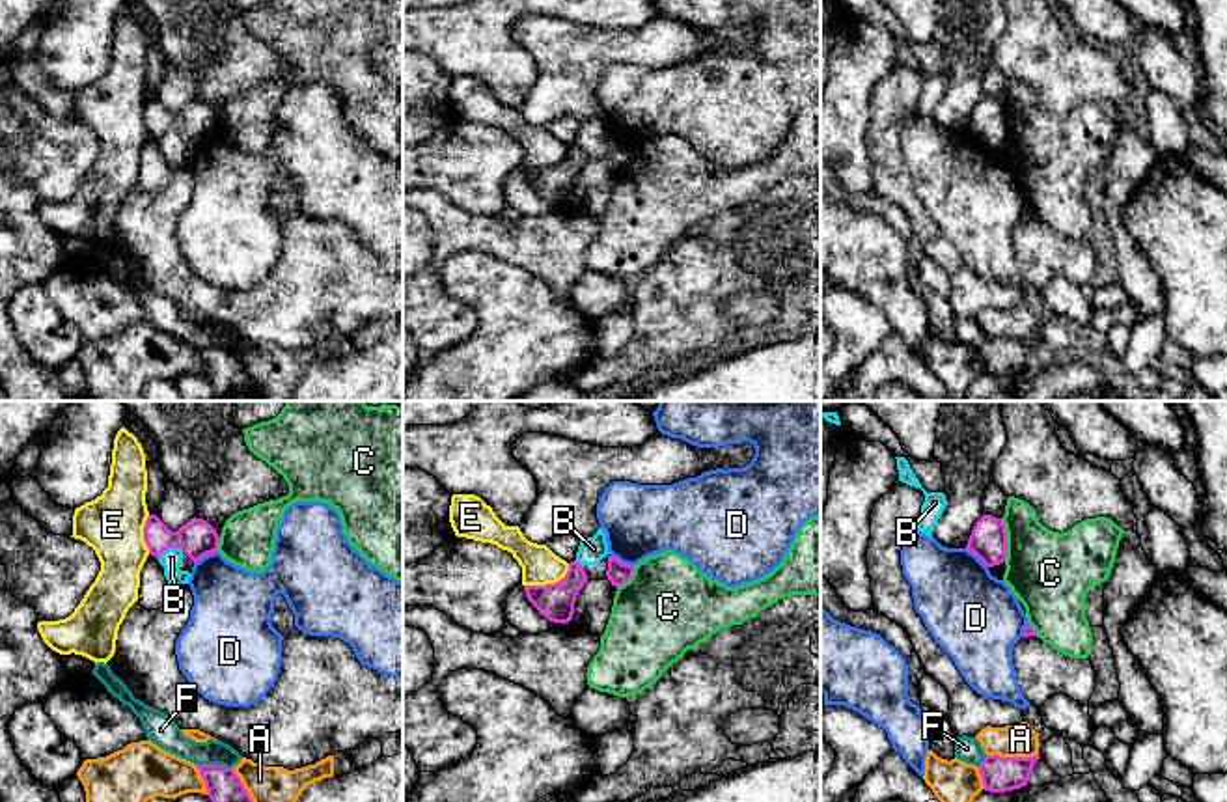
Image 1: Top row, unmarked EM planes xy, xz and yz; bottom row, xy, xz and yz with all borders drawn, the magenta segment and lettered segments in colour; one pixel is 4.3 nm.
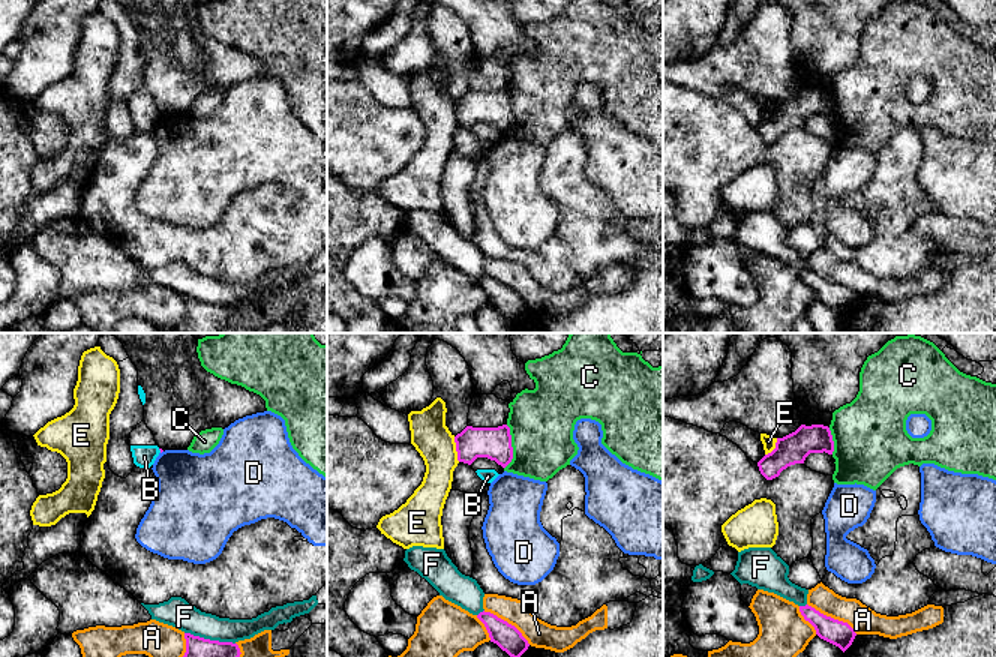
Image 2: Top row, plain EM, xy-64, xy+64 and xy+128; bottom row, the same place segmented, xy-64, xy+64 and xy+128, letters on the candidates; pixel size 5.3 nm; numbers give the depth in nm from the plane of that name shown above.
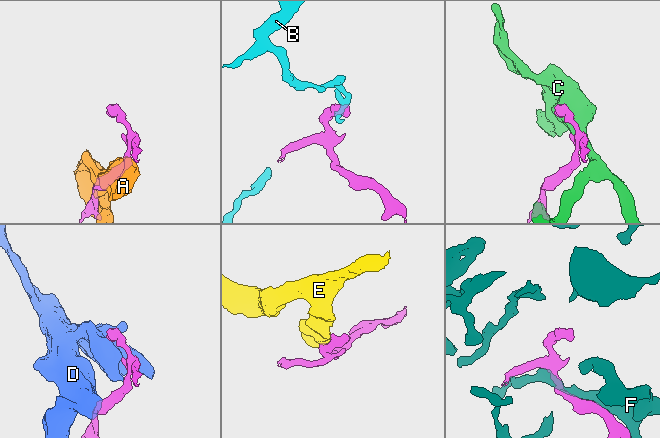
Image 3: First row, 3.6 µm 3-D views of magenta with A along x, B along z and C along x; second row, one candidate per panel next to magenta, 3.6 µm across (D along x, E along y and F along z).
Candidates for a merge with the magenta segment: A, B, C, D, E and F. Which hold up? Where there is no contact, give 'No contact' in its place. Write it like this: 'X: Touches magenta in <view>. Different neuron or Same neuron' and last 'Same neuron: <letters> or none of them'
A: Touches magenta in yz. Different neuron
B: Touches magenta in xy. Different neuron
C: Touches magenta in yz. Different neuron
D: Touches magenta in xy. Different neuron
E: Touches magenta in xz. Different neuron
F: Touches magenta in xy. Different neuron
Same neuron: none of them

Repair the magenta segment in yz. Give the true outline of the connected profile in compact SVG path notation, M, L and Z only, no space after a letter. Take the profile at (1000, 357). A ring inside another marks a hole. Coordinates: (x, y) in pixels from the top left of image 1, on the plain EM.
M986 338L979 347L979 356L983 360L985 373L1005 375L1027 367L1033 347L1039 338L1031 339L1000 339Z

